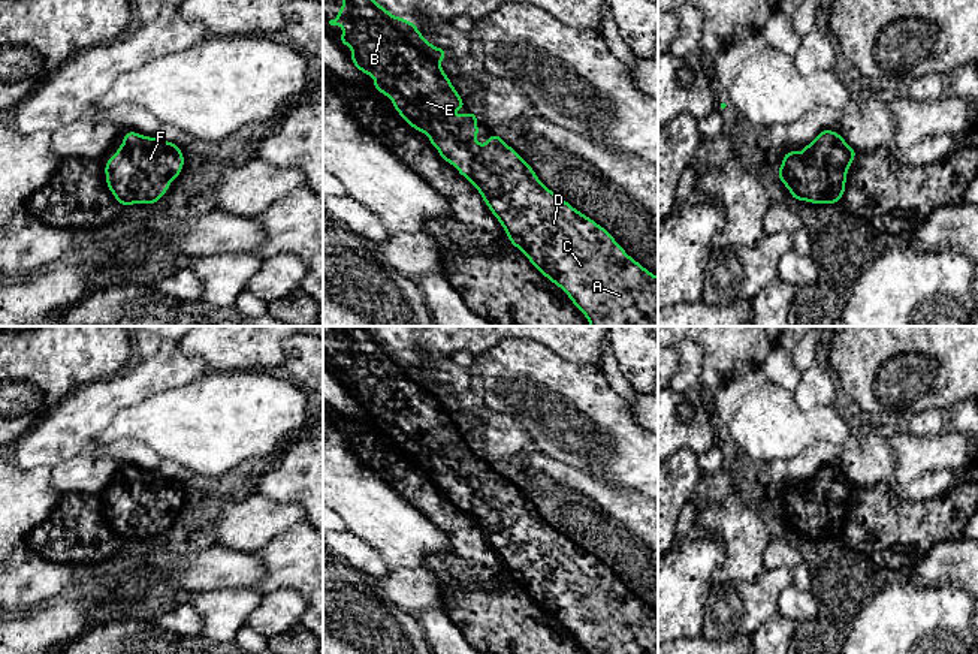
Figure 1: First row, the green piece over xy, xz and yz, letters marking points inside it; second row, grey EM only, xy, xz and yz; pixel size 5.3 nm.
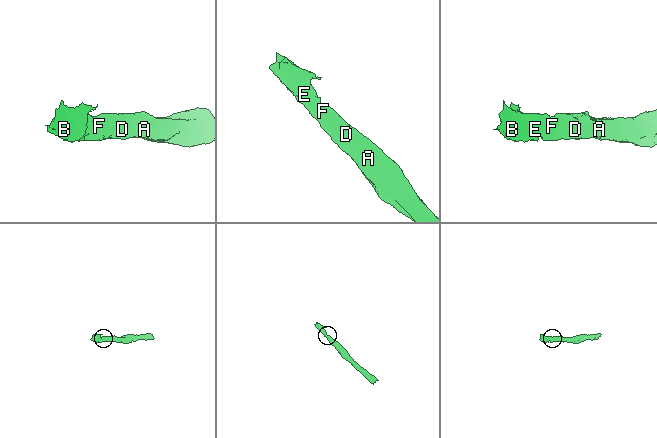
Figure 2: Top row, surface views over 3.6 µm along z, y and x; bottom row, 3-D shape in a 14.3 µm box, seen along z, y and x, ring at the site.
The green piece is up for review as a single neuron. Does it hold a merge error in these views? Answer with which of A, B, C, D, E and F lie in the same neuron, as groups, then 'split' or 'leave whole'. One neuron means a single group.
A B C D E F | leave whole

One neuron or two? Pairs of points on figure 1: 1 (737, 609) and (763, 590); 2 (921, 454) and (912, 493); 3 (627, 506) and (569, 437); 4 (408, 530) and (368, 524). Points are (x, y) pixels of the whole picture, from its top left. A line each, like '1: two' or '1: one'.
1: one
2: two
3: two
4: one

